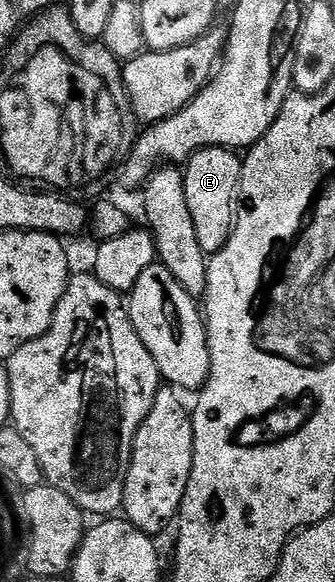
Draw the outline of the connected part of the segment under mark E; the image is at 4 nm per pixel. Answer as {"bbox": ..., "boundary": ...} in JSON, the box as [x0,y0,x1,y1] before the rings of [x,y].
{"bbox":[184,149,242,255],"boundary":[[[200,149],[184,166],[187,207],[191,207],[195,235],[199,239],[199,247],[203,247],[206,255],[218,253],[233,230],[241,162],[242,158],[232,149]]]}

